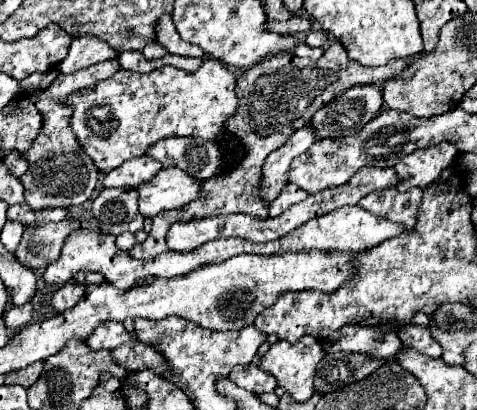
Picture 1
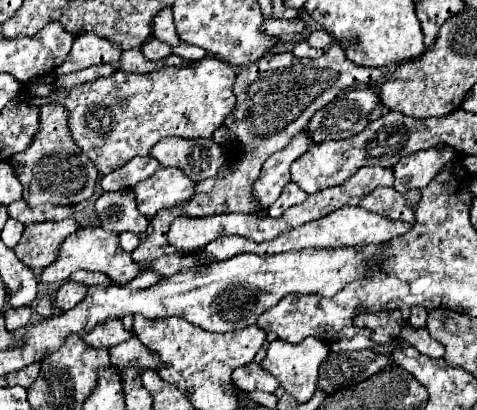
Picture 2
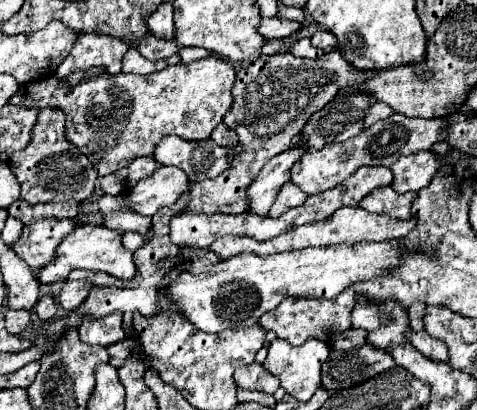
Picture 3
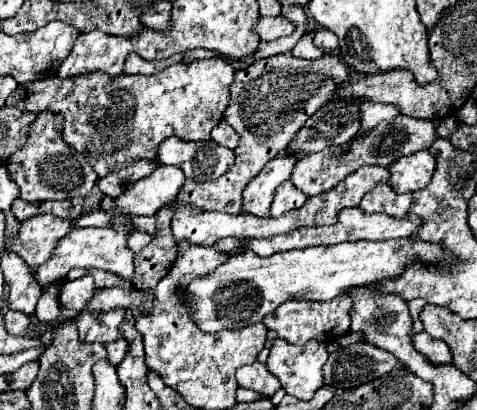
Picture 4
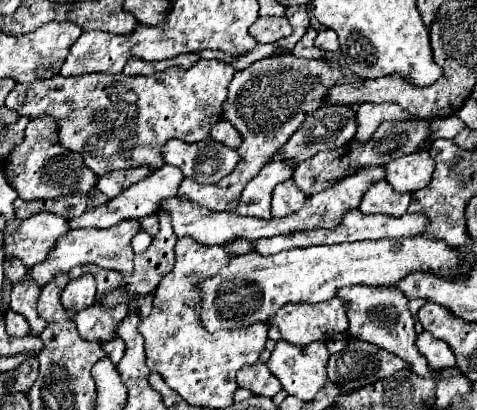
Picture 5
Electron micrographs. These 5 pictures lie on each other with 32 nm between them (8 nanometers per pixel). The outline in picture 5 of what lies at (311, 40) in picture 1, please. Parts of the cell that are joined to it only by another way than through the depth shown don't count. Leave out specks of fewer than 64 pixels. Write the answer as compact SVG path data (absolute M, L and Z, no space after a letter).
M322 30L316 36L316 46L324 52L336 52L338 50L338 36L332 30Z

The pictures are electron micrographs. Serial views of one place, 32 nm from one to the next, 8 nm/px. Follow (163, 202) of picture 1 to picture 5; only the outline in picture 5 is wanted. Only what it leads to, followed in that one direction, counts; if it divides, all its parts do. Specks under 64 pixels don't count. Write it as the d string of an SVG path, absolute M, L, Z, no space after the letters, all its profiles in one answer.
M164 166L164 168L160 168L160 172L150 174L150 176L146 176L144 180L132 184L132 186L126 188L120 196L108 200L106 204L100 204L100 206L96 206L96 208L86 210L86 212L80 214L80 216L70 218L70 220L68 220L68 226L70 226L70 230L76 230L76 228L110 228L110 226L116 226L116 224L122 222L122 220L144 218L144 216L156 212L156 206L160 204L160 200L170 198L170 196L176 196L180 182L182 182L182 172L180 172L180 168L176 168L176 166Z

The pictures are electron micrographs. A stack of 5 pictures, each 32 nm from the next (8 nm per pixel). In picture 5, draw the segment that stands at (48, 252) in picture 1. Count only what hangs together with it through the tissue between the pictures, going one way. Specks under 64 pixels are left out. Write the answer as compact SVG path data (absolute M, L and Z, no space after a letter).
M38 212L28 218L8 220L4 228L6 258L18 258L26 268L42 262L56 240L68 232L68 220L52 212Z

